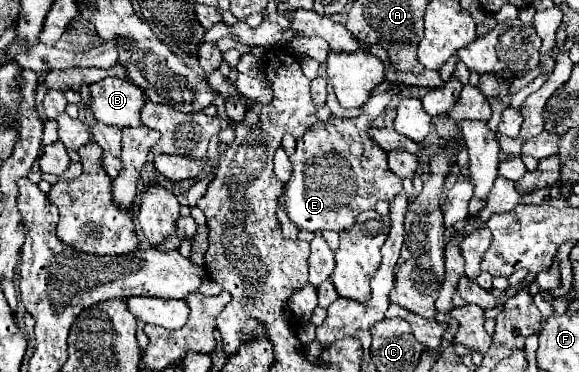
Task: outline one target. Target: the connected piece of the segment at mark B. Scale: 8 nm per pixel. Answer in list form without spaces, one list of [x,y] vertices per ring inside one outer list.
[[[107,76],[101,82],[95,82],[91,88],[89,108],[93,116],[103,124],[113,124],[119,128],[139,126],[141,124],[141,108],[147,102],[147,96],[135,82]]]

